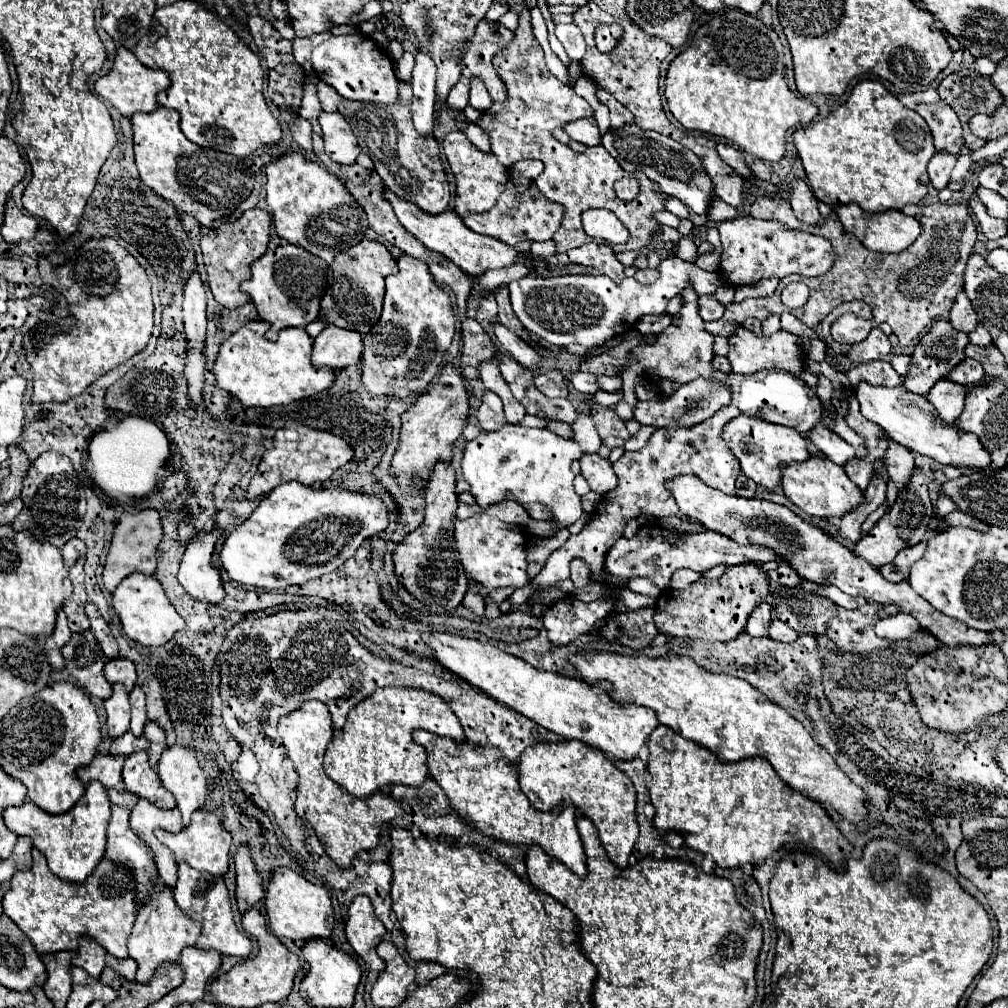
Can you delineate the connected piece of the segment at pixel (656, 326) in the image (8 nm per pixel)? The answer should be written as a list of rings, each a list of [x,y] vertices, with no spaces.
[[[668,314],[642,316],[637,324],[636,329],[643,335],[660,334],[671,324],[672,317]]]

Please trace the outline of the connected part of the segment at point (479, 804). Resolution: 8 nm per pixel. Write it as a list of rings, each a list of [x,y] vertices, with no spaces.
[[[416,729],[414,733],[414,741],[424,745],[428,751],[428,771],[430,775],[438,781],[438,785],[446,791],[452,807],[470,823],[470,827],[482,831],[488,837],[506,841],[506,843],[514,843],[520,847],[530,847],[530,845],[540,845],[548,855],[556,857],[558,861],[562,861],[566,867],[570,867],[576,875],[586,875],[586,855],[584,855],[584,847],[576,829],[576,809],[568,807],[572,803],[564,803],[562,807],[554,807],[552,811],[538,811],[532,807],[532,803],[526,799],[526,795],[522,793],[522,789],[518,787],[518,771],[512,763],[508,763],[502,753],[496,747],[470,747],[466,741],[464,743],[456,743],[452,739],[446,737],[438,737],[432,735],[430,731],[424,729]]]

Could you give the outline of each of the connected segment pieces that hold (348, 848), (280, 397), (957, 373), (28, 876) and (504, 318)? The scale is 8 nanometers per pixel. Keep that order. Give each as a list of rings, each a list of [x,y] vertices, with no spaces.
[[[306,701],[300,709],[280,717],[278,733],[298,773],[296,813],[312,823],[318,839],[322,839],[326,853],[340,867],[348,867],[358,851],[370,851],[378,845],[380,825],[404,815],[404,811],[392,799],[392,795],[386,793],[374,793],[370,799],[352,799],[352,795],[346,795],[346,791],[342,791],[338,783],[334,783],[324,773],[323,758],[333,738],[333,727],[328,707],[322,701]]]
[[[250,321],[220,347],[218,359],[214,363],[218,387],[240,399],[246,407],[272,407],[288,405],[296,399],[322,393],[334,385],[334,371],[312,365],[312,337],[304,327],[282,329],[278,341],[274,343],[264,339],[268,329],[270,323],[266,321]]]
[[[964,359],[960,365],[956,365],[948,373],[946,379],[954,381],[954,383],[960,383],[960,385],[974,385],[974,383],[978,383],[978,381],[984,379],[984,369],[982,369],[982,365],[978,361]]]
[[[32,849],[32,867],[28,871],[16,871],[12,875],[12,887],[4,895],[4,913],[14,919],[14,923],[30,937],[38,953],[54,953],[54,951],[76,951],[78,949],[78,937],[90,935],[96,939],[110,955],[114,957],[128,957],[128,937],[132,931],[132,925],[138,915],[138,903],[134,899],[134,879],[130,879],[130,871],[126,867],[118,867],[118,863],[110,863],[110,859],[102,859],[96,865],[96,871],[92,871],[86,881],[82,883],[70,883],[60,877],[56,877],[48,865],[46,857]]]
[[[498,287],[496,289],[496,303],[498,303],[498,321],[504,325],[504,327],[508,327],[510,331],[514,331],[516,335],[520,335],[524,341],[528,341],[530,343],[530,339],[528,339],[528,331],[522,327],[522,323],[518,321],[518,317],[514,315],[514,311],[512,311],[512,307],[510,307],[510,297],[508,297],[508,287]]]

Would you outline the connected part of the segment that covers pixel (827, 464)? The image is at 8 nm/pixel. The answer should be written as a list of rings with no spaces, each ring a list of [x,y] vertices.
[[[810,457],[804,463],[792,463],[788,467],[782,467],[782,487],[784,495],[796,507],[800,507],[806,515],[814,515],[820,519],[844,517],[846,513],[854,511],[854,507],[862,505],[862,499],[866,499],[860,487],[848,479],[840,465],[822,457]]]

